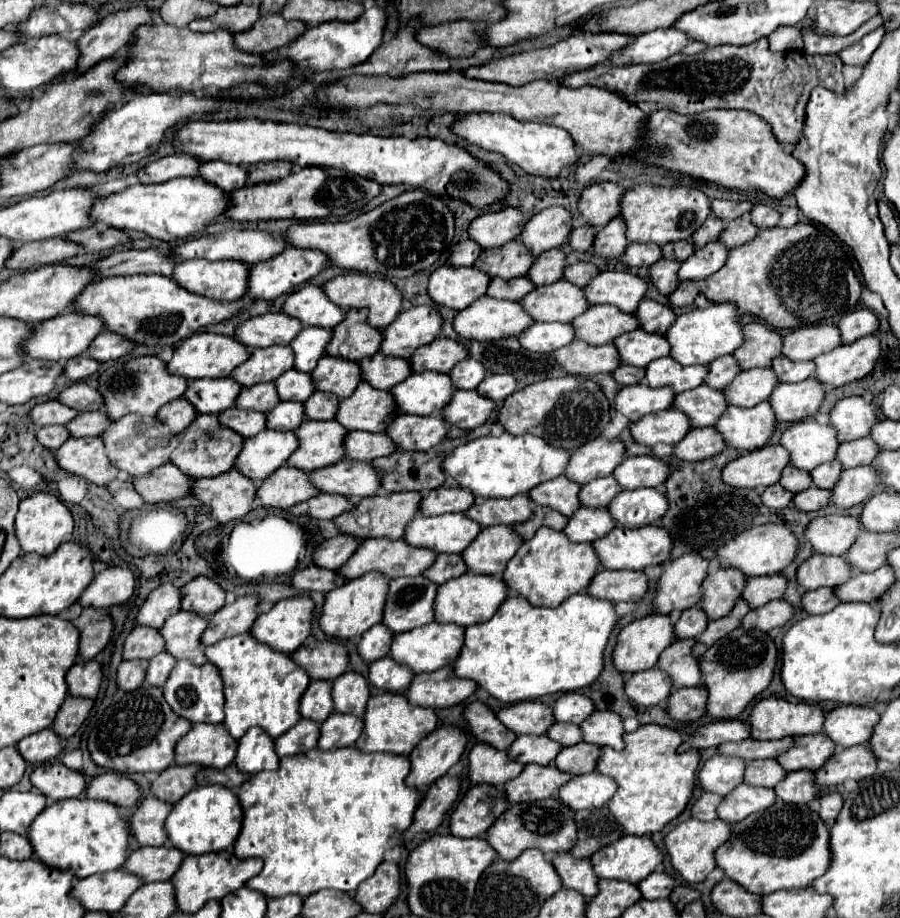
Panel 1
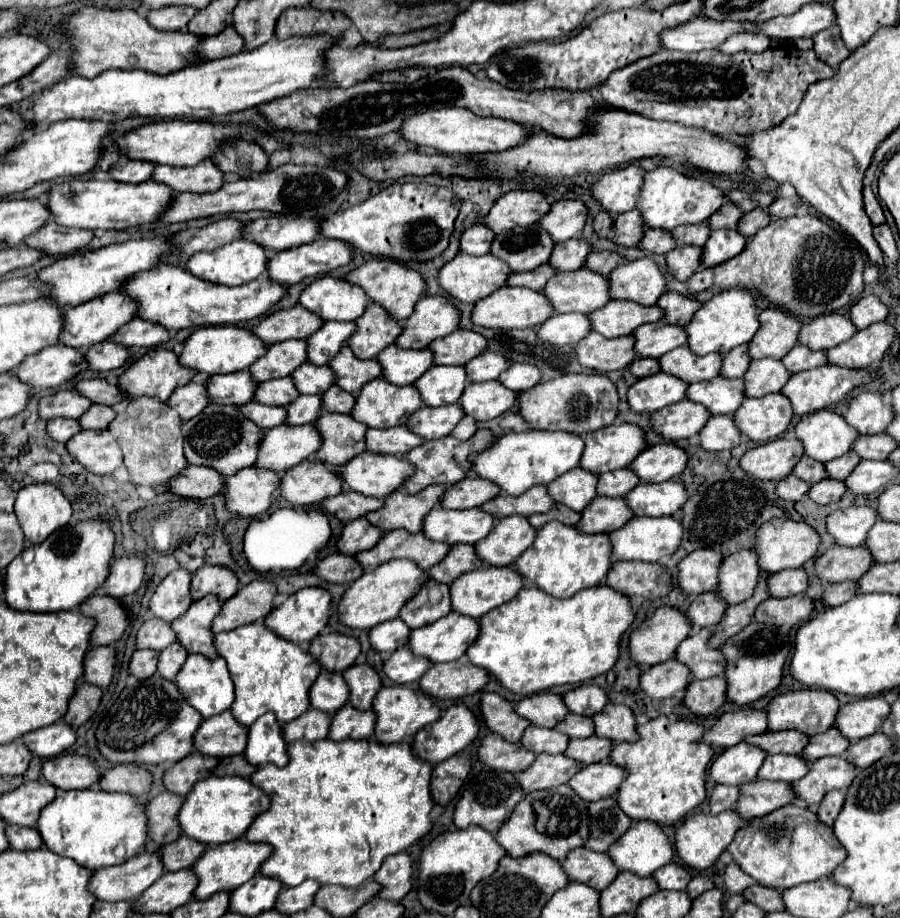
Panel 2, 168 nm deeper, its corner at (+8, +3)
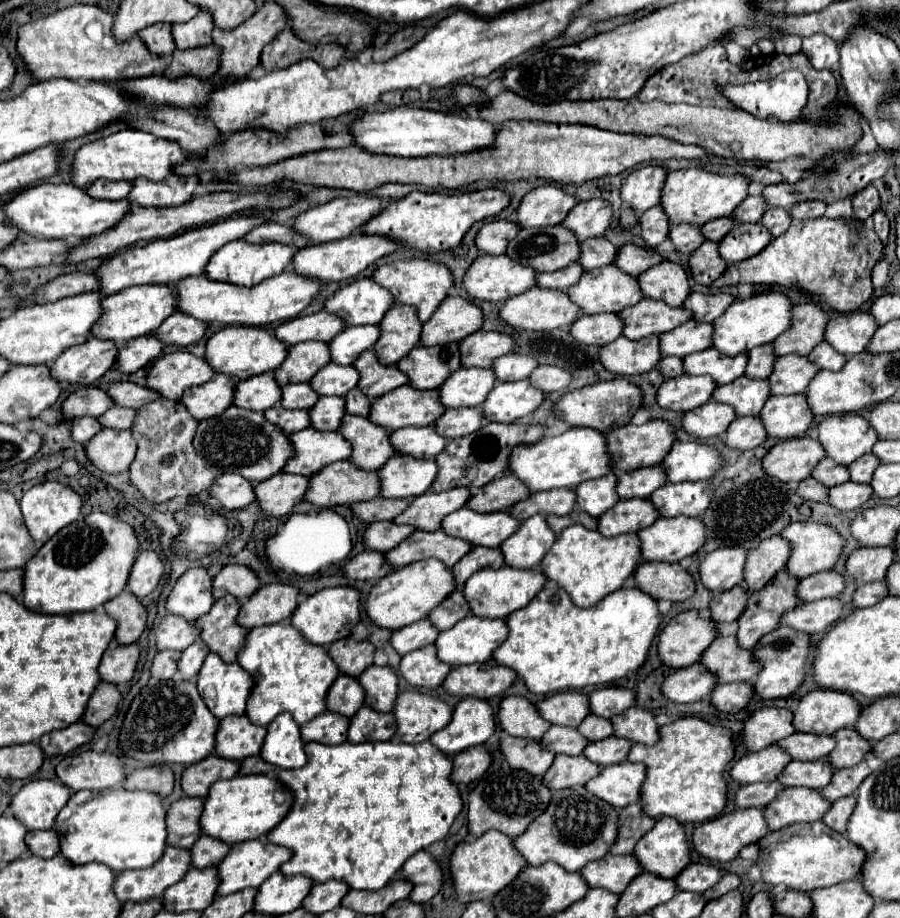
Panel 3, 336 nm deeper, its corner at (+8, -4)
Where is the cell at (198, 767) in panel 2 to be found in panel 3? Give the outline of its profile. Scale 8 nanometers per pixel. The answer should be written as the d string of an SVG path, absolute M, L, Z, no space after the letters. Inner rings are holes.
M211 753L209 757L205 757L203 761L189 765L183 773L181 779L181 787L183 793L189 797L199 797L205 799L209 787L219 781L219 779L231 779L239 773L239 763L231 761L231 759L223 759L215 753Z

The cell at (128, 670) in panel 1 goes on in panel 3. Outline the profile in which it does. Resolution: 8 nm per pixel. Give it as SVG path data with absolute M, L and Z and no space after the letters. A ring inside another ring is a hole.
M159 651L153 667L151 667L151 675L155 679L173 679L177 675L177 659L179 659L179 651Z

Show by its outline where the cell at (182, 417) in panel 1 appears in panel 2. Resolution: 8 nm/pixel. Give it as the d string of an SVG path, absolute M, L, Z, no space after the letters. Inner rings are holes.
M205 384L181 386L167 400L167 406L175 408L175 412L179 412L179 418L183 422L195 418L207 404L209 404L209 398L205 392Z

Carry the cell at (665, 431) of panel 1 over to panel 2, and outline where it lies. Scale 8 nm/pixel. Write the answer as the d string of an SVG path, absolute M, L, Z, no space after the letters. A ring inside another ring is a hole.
M681 400L679 404L671 404L659 412L649 414L651 428L663 436L665 440L683 440L695 436L705 422L709 420L709 412L701 404L691 404L691 400Z

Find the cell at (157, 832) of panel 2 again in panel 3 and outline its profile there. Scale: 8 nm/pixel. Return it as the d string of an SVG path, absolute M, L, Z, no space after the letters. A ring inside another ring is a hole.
M181 797L167 811L167 843L175 847L191 849L193 843L203 835L199 831L199 815L203 813L203 801L197 797Z

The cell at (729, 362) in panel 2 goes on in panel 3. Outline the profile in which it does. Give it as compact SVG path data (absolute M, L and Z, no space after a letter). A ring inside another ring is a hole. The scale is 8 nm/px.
M773 343L755 347L749 351L749 363L745 375L751 379L765 379L771 375L771 367L775 363L775 353L773 353Z

